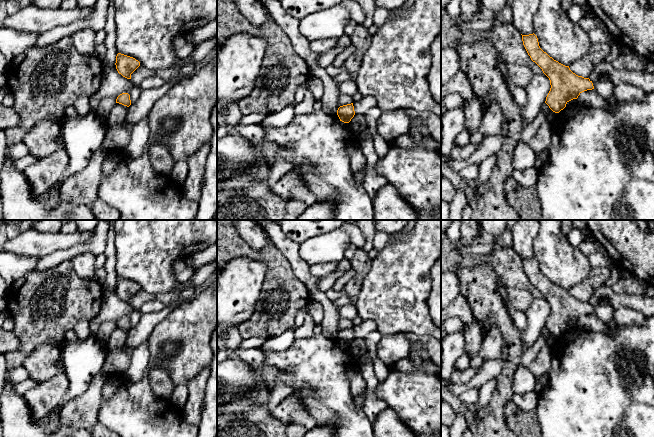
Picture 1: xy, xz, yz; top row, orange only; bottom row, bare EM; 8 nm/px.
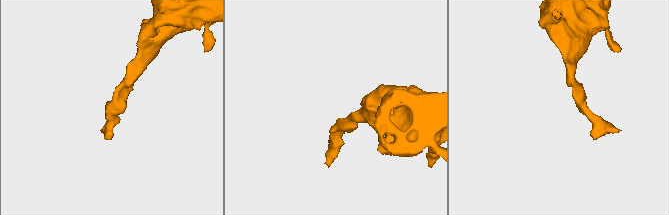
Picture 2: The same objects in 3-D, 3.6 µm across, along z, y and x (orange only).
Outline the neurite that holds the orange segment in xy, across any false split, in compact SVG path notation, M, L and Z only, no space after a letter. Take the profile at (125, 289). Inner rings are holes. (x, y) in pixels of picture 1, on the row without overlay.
M118 277L115 289L119 298L131 303L131 298L140 290L140 286L133 281Z

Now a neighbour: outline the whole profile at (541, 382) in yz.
M548 373L545 374L545 375L542 375L542 376L539 376L537 378L537 381L536 381L536 385L535 385L535 389L534 391L536 393L540 393L543 391L543 389L545 388L546 384L548 382Z

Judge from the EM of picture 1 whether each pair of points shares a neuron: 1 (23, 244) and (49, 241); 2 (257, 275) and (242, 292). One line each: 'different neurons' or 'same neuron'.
1: same neuron
2: same neuron

